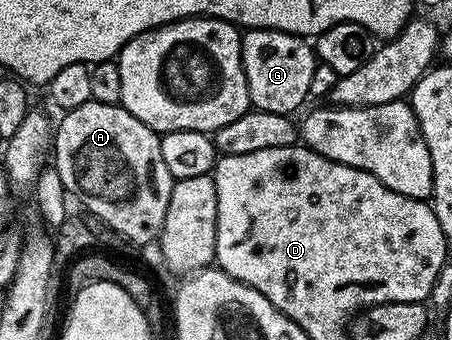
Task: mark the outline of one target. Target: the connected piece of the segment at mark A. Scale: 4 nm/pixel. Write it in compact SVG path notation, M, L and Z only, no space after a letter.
M91 100L83 103L83 107L75 107L68 110L64 114L65 117L55 125L55 132L53 135L53 144L51 146L51 157L55 162L55 168L59 173L59 178L62 180L63 187L66 194L78 197L91 212L94 213L96 220L102 226L114 229L121 237L126 237L129 241L134 241L137 245L145 245L148 241L156 242L161 236L161 228L163 227L163 219L167 215L167 203L171 201L171 191L173 190L174 179L171 171L167 171L167 163L163 163L163 151L161 150L161 139L154 129L147 127L147 123L139 123L139 119L135 119L135 115L131 115L131 111L127 111L120 103L116 105L108 105L107 103L99 103Z

